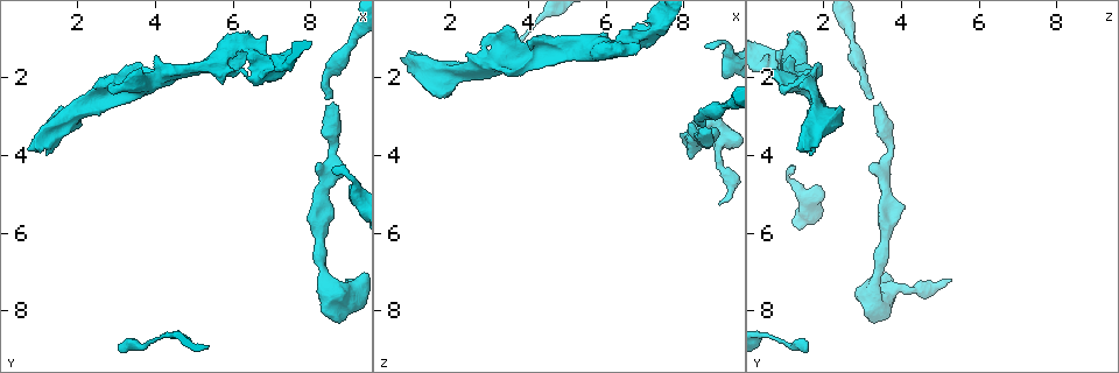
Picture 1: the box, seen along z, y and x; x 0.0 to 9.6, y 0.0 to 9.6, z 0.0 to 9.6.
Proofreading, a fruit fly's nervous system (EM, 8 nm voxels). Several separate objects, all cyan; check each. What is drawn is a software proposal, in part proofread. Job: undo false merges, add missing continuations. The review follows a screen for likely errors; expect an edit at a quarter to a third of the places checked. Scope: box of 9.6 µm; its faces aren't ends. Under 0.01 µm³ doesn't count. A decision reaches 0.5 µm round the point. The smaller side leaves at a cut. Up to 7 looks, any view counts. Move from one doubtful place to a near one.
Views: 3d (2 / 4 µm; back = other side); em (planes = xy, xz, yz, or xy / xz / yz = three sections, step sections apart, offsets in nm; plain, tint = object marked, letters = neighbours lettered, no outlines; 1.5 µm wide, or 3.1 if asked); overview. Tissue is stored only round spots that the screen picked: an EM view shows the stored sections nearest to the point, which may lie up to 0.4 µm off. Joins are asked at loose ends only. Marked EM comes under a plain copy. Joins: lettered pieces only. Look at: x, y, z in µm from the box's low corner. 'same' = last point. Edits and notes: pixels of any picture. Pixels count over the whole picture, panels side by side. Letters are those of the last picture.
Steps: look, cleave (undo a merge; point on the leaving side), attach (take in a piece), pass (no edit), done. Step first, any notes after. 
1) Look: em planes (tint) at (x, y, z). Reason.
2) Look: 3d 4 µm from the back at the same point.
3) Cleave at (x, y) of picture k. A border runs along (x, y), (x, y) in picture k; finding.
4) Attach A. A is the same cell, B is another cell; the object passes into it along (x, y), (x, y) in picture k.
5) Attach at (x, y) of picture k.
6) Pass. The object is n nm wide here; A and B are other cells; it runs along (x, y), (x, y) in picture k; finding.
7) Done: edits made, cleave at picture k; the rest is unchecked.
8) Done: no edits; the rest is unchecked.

Look: em xy step 4 (tint) at (8.15, 4.35, 3.10). An open end.

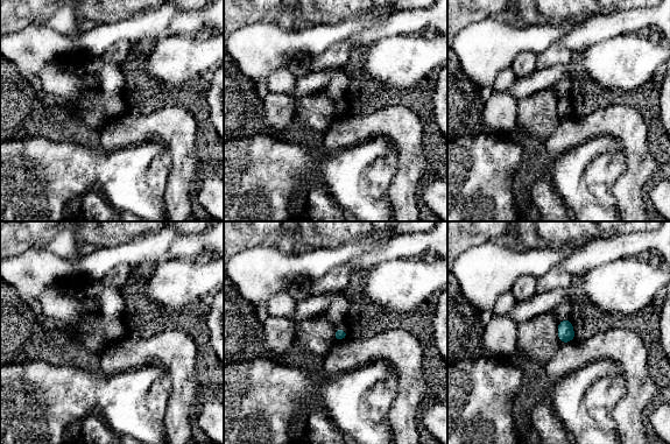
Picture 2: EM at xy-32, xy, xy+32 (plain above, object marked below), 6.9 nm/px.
Look: em planes (letters) at the same point. Cut it another way.

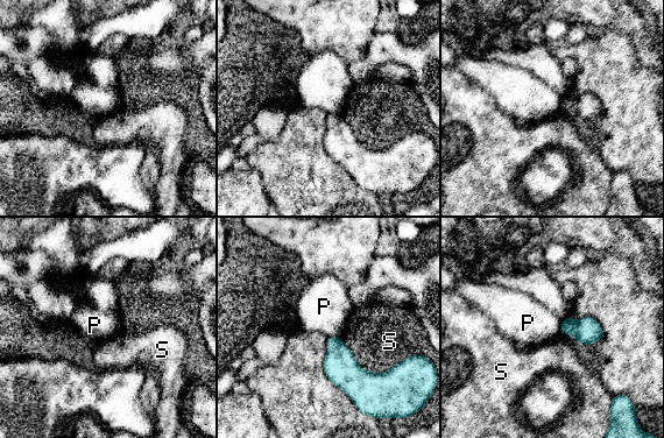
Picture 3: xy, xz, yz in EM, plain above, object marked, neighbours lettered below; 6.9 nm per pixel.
Pass. The longest contact is with P, 110 nm; P and S are other cells; a border runs along (563, 319), (559, 333) in picture 3; no lettered piece goes on from it.

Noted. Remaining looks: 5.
Look: 3d 2 µm at (3.05, 2.00, 1.40). Free end.

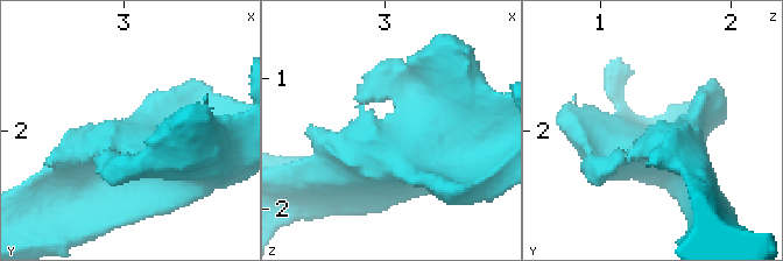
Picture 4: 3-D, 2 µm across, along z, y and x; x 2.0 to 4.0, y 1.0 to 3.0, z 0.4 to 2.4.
Look: em planes (letters) at (3.00, 2.04, 1.36). Shape alone is not enough.

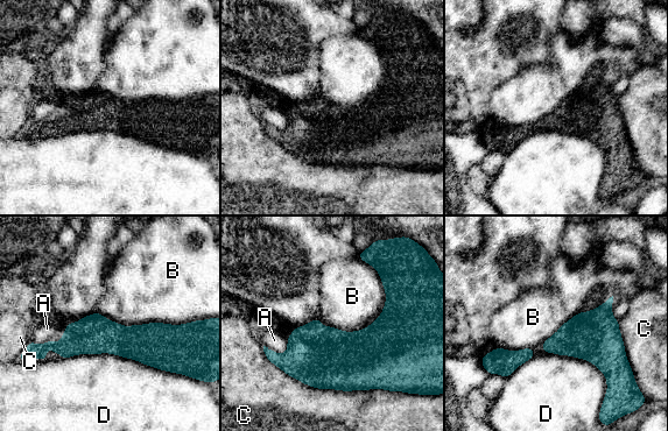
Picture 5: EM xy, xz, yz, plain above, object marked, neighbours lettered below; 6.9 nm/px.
Pass. The longest contact is with C, 900 nm; A, B, C and D are other cells; it runs along (178, 327), (163, 339), (42, 347) in picture 5; no lettered piece goes on from it.

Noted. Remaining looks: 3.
Look: em yz step 4 (tint) at (0.75, 3.75, 1.40). Stops while still wide.

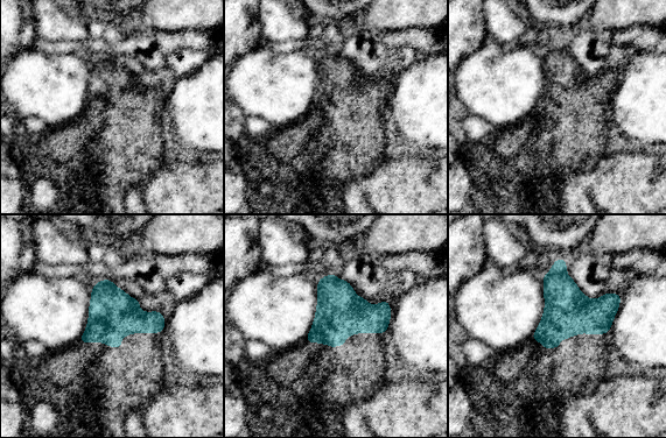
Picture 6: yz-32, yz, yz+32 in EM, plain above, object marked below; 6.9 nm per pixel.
Look: em planes (letters) at the same point. Cut it another way.

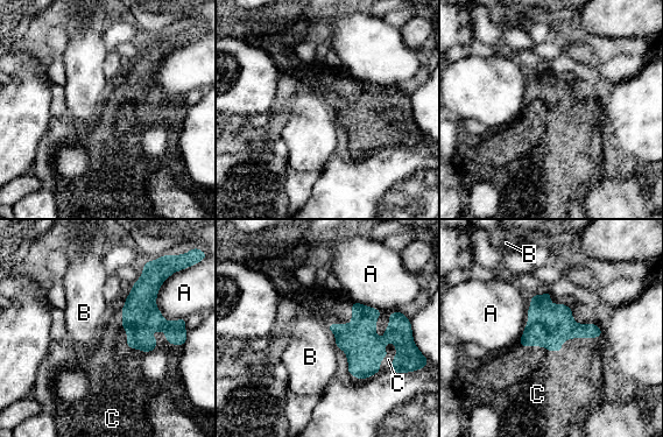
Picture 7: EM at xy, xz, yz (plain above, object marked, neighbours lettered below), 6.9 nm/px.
Attach C. C is the same cell, A and B are other cells; the object passes into it along (140, 316), (148, 351), (121, 375) in picture 7; the cell continues.

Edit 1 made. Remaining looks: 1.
Done: edits made, attach at picture 7; the rest is unchecked.

